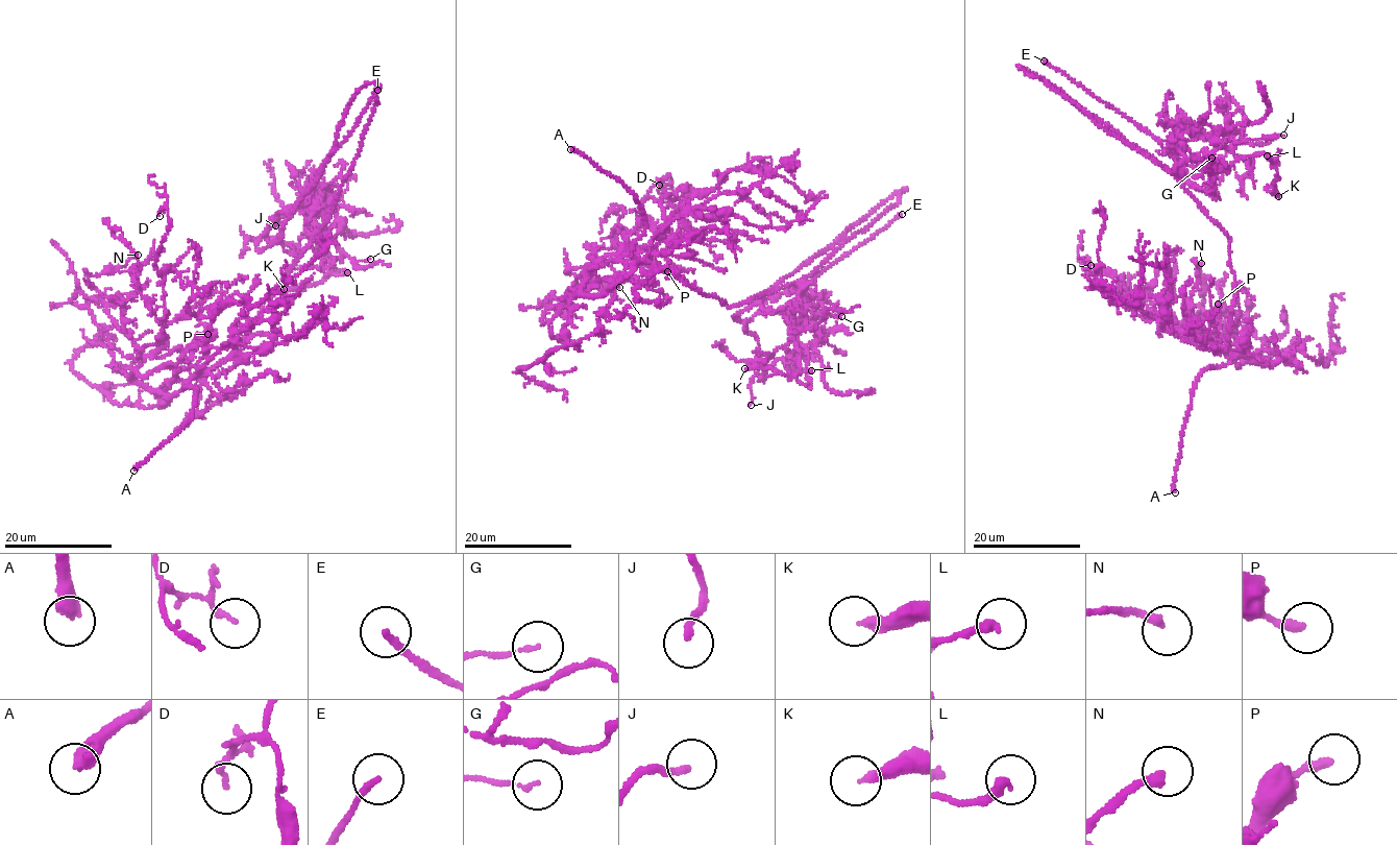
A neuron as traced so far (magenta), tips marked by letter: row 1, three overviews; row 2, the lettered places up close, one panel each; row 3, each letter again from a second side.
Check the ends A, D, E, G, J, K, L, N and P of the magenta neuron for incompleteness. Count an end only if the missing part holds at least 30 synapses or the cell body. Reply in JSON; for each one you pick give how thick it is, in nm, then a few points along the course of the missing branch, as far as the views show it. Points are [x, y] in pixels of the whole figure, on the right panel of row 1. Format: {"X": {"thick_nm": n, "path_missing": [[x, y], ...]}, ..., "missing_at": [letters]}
{"A": {"thick_nm": 380}, "E": {"thick_nm": 190}, "K": {"thick_nm": 280, "path_missing": [[1278, 196], [1272, 207], [1257, 211], [1250, 203], [1248, 192], [1255, 188]]}, "missing_at": ["A", "E", "K"]}

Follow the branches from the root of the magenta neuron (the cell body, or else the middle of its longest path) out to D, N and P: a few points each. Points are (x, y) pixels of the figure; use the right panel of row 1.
D: (1228, 335), (1233, 352), (1269, 364), (1240, 359), (1166, 322), (1149, 300), (1099, 284), (1080, 261), (1091, 265)
N: (1228, 335), (1233, 352), (1269, 364), (1240, 359), (1203, 332), (1202, 319), (1206, 317), (1201, 263)
P: (1228, 335), (1233, 352), (1259, 364), (1269, 364), (1249, 361), (1239, 366), (1217, 347), (1220, 333), (1218, 304)

